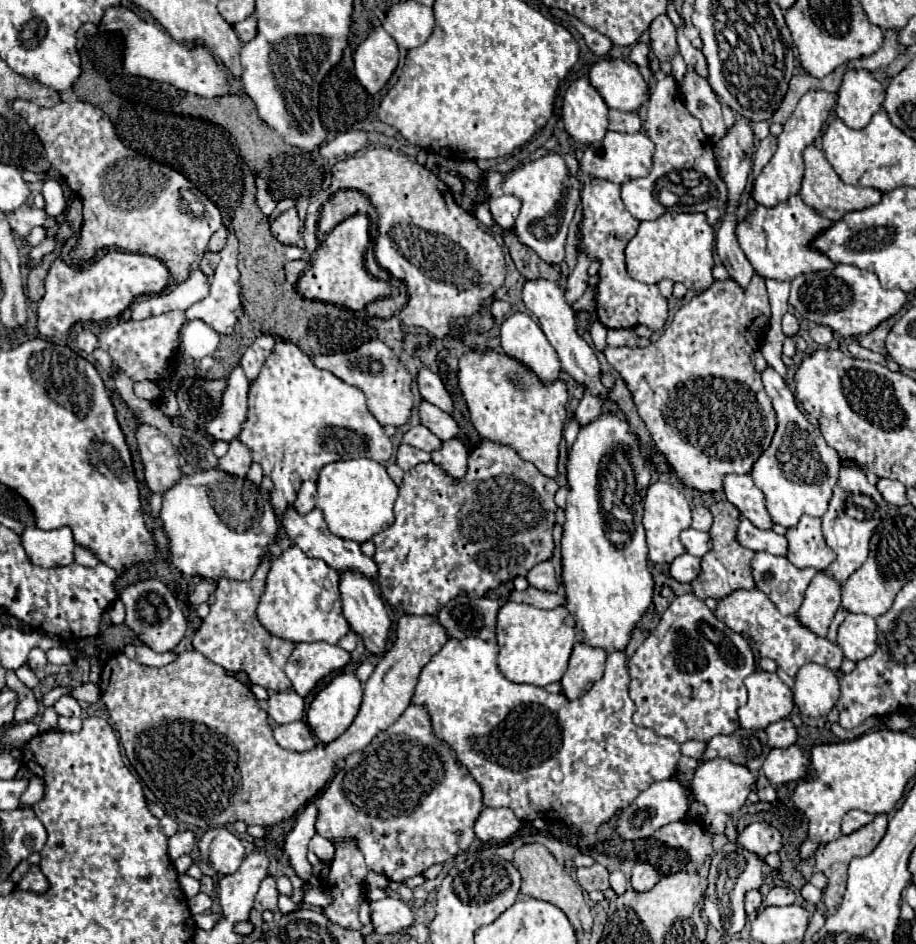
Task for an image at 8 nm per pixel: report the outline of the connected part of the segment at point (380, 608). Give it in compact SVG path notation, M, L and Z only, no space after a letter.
M345 570L345 572L339 572L339 590L341 590L341 602L343 602L343 616L349 622L349 626L363 638L371 654L385 654L385 640L391 628L391 620L373 582L357 570Z

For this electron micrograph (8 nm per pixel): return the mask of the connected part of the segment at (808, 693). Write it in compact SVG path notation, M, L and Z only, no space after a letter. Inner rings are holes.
M805 664L793 686L793 702L801 714L811 718L827 716L839 700L839 680L833 670L821 664Z

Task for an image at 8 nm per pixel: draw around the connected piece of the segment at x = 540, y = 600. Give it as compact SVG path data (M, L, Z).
M531 586L527 590L523 590L523 592L513 590L507 600L531 604L531 606L537 606L537 608L555 608L555 606L565 604L563 596L559 596L559 594L547 594L547 592L541 592L537 588L531 588Z

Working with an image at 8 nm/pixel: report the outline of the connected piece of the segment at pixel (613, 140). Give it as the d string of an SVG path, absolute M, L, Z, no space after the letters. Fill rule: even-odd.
M607 132L601 142L589 144L585 148L579 166L591 178L601 178L601 180L609 180L615 184L625 184L627 180L643 178L649 174L653 152L655 152L655 144L643 132L635 132L635 134Z

